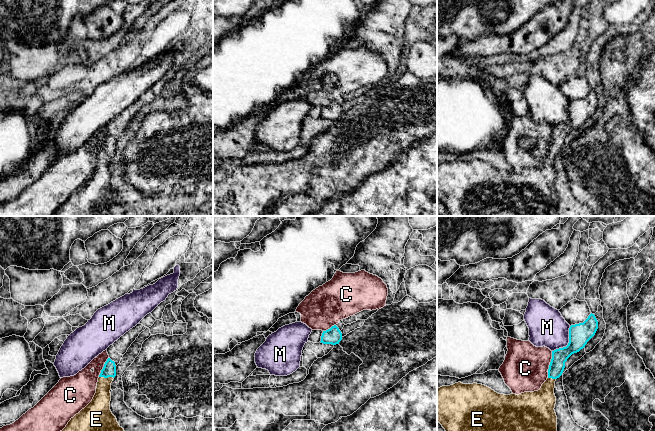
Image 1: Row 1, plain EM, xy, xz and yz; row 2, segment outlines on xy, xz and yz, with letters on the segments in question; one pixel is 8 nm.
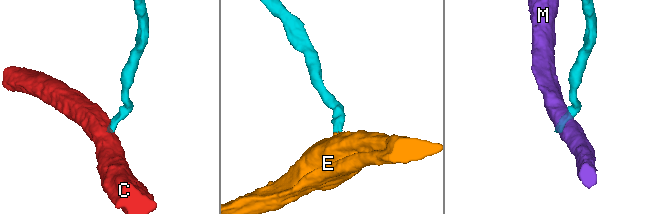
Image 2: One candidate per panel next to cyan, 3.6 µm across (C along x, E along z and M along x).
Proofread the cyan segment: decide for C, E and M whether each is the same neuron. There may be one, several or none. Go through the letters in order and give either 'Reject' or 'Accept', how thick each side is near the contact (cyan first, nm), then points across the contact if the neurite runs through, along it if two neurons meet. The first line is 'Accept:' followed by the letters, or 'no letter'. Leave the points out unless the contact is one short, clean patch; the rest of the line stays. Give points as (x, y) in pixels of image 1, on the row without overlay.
Accept: E
C: Reject. Thickness 130 nm (cyan) against 360 nm. Boundary: yz (552, 127), (547, 153)
E: Accept. Thickness 110 nm (cyan) against 170 nm. Path across: xy (109, 146), (106, 153), (99, 183)
M: Reject. Thickness 180 nm (cyan) against 300 nm. Boundary: yz (570, 102), (569, 118), (565, 122), (552, 127)

